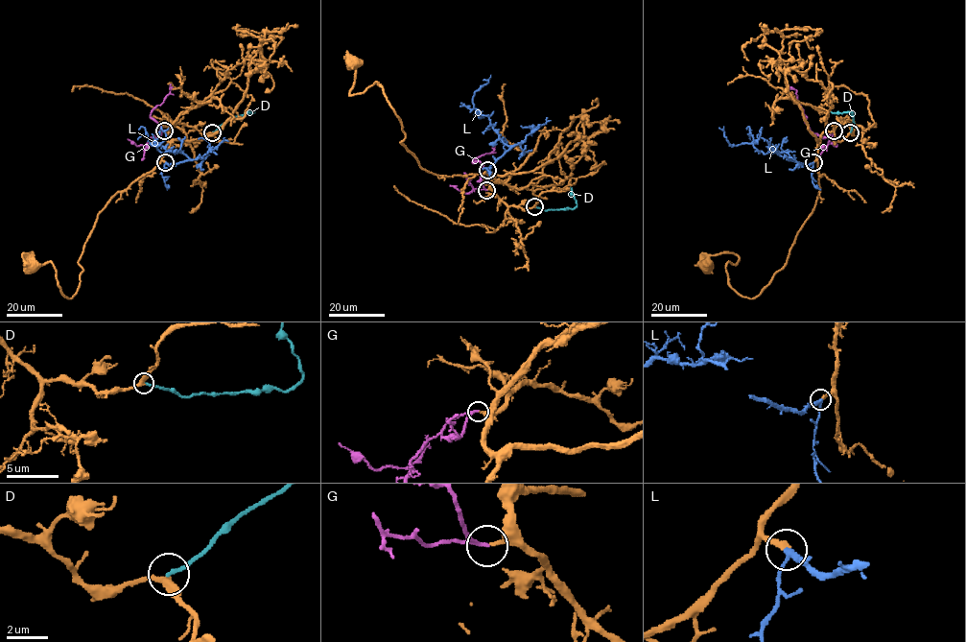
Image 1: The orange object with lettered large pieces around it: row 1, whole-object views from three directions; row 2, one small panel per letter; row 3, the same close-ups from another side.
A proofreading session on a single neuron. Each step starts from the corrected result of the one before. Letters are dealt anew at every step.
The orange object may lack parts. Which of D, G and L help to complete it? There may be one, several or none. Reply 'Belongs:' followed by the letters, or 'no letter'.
Belongs: G, L

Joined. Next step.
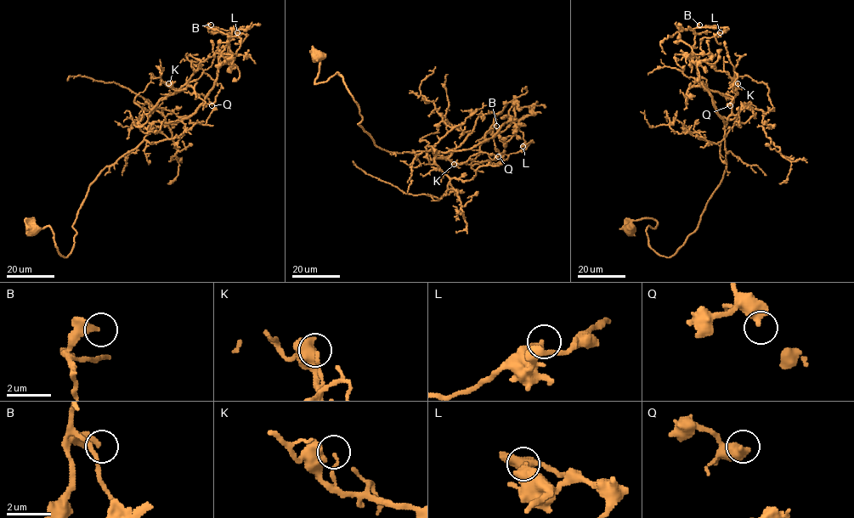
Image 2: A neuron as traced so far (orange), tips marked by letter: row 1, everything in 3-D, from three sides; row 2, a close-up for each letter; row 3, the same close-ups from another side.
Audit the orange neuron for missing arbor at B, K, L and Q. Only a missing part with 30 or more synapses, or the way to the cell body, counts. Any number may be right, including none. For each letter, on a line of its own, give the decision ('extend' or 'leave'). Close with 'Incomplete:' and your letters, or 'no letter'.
B: leave
K: leave
L: leave
Q: leave
Incomplete: no letter

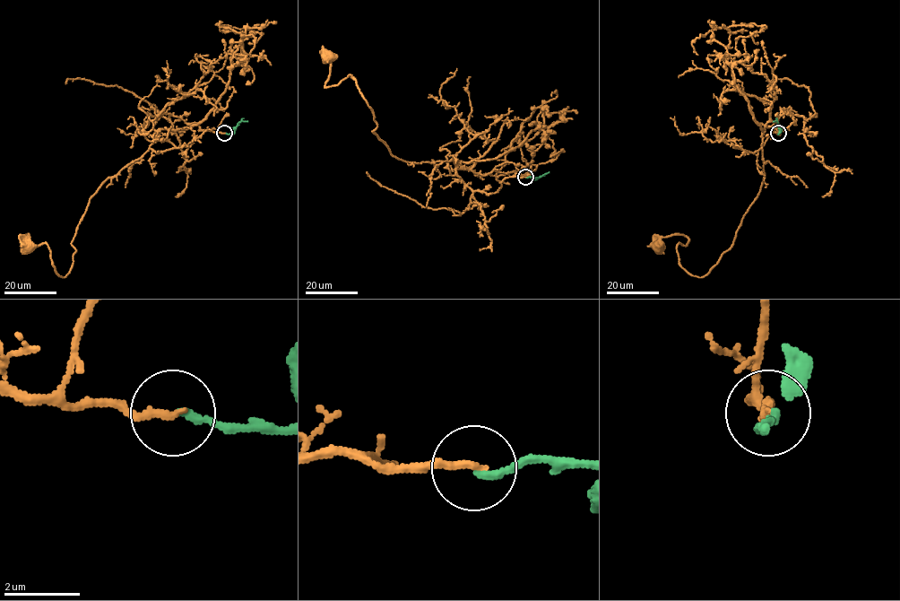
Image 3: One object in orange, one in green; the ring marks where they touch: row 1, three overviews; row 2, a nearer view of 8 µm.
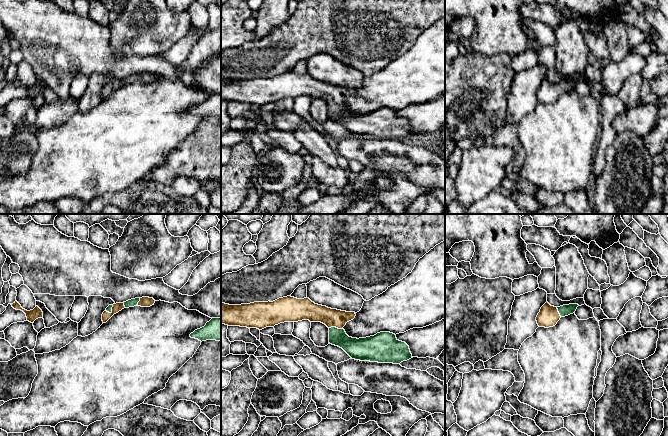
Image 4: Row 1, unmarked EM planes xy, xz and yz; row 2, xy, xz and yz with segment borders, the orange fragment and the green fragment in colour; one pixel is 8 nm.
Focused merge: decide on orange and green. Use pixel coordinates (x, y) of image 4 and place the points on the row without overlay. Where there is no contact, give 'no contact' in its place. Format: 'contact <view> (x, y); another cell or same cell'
contact xz (335, 102); same cell

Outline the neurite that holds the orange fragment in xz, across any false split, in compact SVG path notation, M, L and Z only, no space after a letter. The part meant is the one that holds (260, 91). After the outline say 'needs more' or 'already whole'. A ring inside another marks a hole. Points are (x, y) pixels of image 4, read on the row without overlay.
M291 72L273 78L221 79L221 100L262 106L284 98L321 98L329 104L329 119L342 124L352 135L400 140L413 134L409 122L390 108L359 115L349 113L343 103L355 92L355 88L331 85L315 80L309 74Z | needs more

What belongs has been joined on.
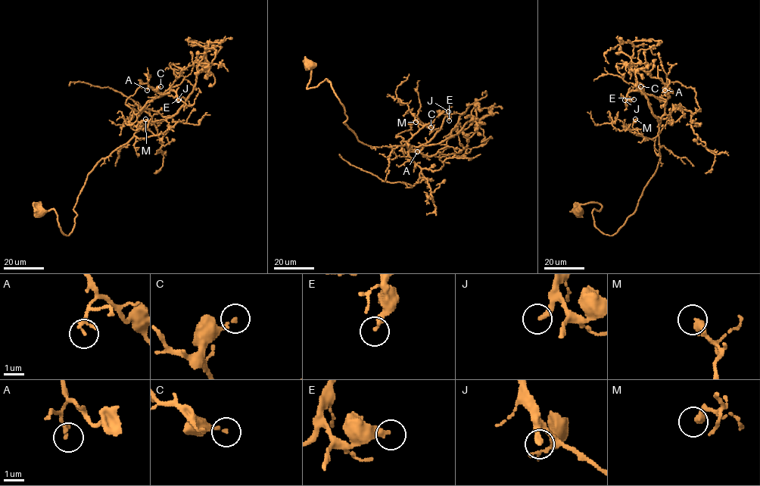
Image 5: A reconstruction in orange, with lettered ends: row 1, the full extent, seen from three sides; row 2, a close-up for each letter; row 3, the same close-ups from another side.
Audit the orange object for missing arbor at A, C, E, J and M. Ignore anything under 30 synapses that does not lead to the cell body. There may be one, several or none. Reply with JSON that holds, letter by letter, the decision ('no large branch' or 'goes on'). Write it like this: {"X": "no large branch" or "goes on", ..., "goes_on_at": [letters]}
{"A": "no large branch", "C": "no large branch", "E": "no large branch", "J": "goes on", "M": "no large branch", "goes_on_at": ["J"]}

